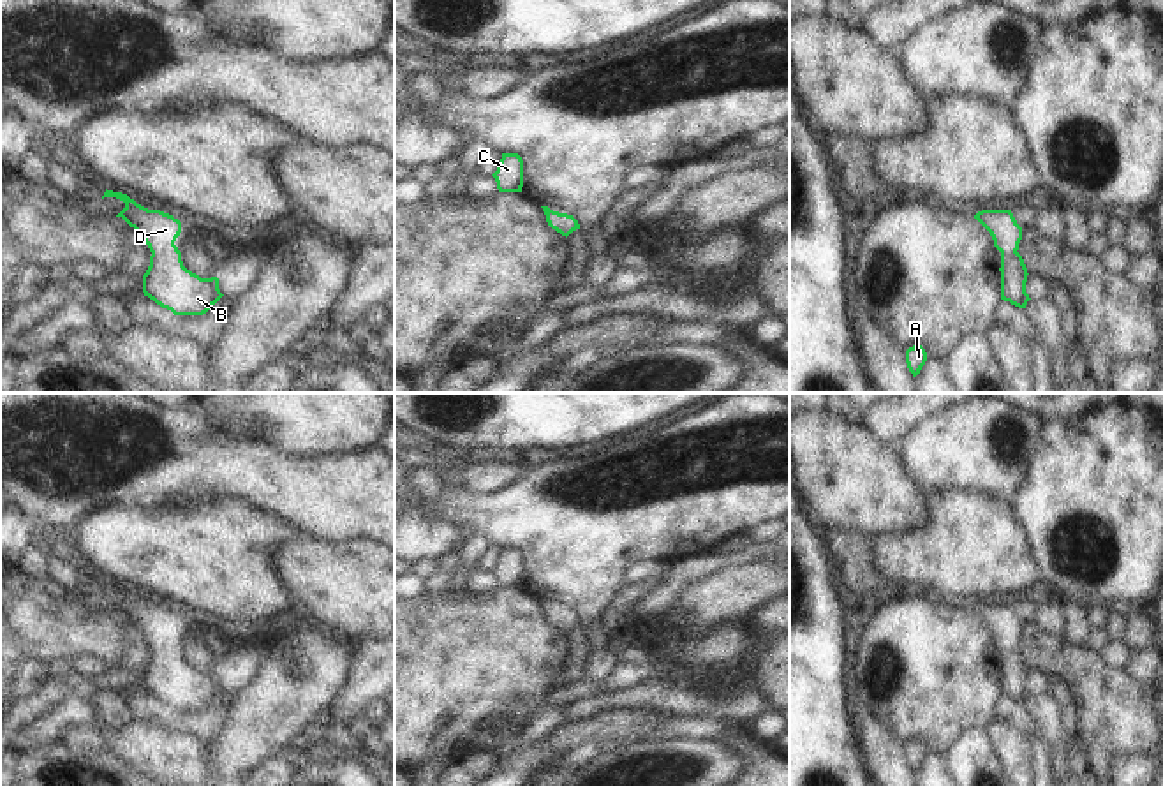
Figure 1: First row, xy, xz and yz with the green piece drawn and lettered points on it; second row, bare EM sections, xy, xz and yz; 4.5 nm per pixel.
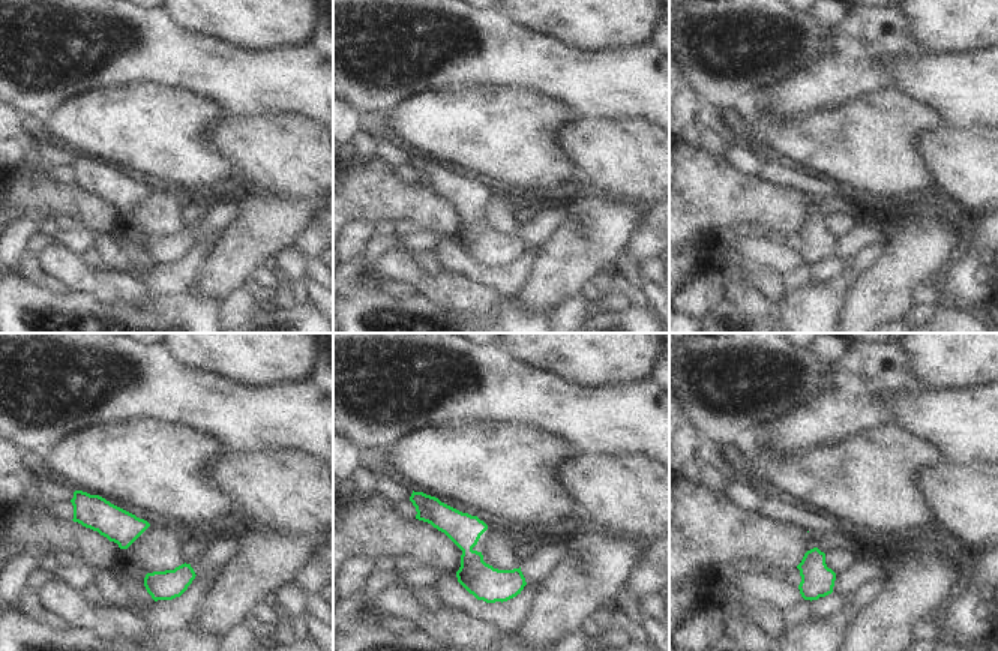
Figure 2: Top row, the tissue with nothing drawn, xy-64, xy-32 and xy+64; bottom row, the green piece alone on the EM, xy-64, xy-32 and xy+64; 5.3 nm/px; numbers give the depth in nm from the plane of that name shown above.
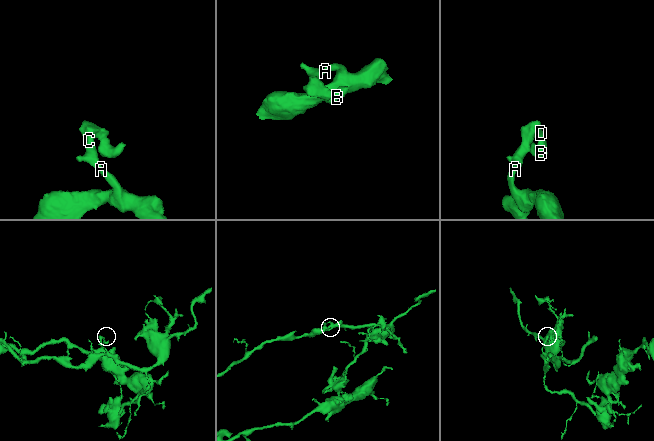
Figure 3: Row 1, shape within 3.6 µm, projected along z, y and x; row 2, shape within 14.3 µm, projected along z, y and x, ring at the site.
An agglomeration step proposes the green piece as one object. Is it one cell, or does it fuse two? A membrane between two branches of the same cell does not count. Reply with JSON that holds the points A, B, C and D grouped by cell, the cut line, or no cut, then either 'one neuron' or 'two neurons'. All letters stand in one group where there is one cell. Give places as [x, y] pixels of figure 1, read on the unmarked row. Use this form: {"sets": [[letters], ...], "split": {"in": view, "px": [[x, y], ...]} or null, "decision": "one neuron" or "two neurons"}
{"sets": [["A", "B", "C", "D"]], "split": null, "decision": "one neuron"}

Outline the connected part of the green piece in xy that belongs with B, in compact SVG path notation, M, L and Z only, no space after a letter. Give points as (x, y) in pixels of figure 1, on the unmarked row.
M107 585L104 592L116 592L125 603L122 612L148 640L150 661L143 670L143 687L174 710L203 710L224 689L219 673L201 673L183 661L181 647L174 640L181 627L181 617L160 604L148 604L127 589Z

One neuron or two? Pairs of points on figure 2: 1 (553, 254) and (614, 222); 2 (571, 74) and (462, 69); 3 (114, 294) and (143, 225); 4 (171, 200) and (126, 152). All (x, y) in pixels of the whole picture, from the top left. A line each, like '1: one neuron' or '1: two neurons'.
1: one neuron
2: one neuron
3: two neurons
4: two neurons

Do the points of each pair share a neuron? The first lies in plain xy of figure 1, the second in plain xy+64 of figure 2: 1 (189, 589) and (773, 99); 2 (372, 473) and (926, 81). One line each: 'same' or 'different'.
1: different
2: same

